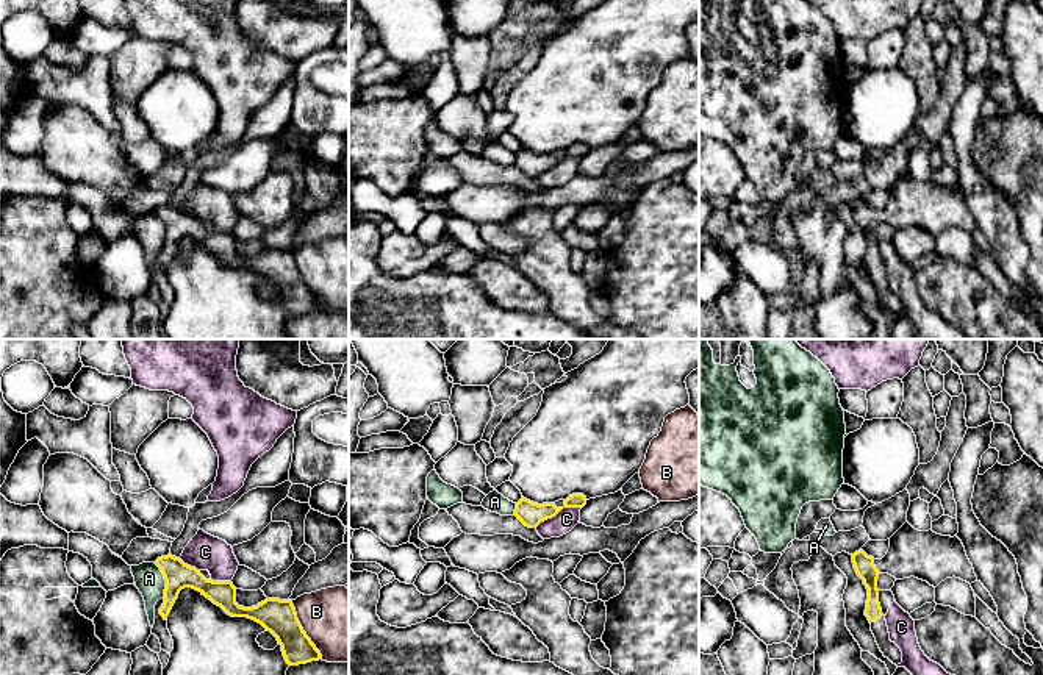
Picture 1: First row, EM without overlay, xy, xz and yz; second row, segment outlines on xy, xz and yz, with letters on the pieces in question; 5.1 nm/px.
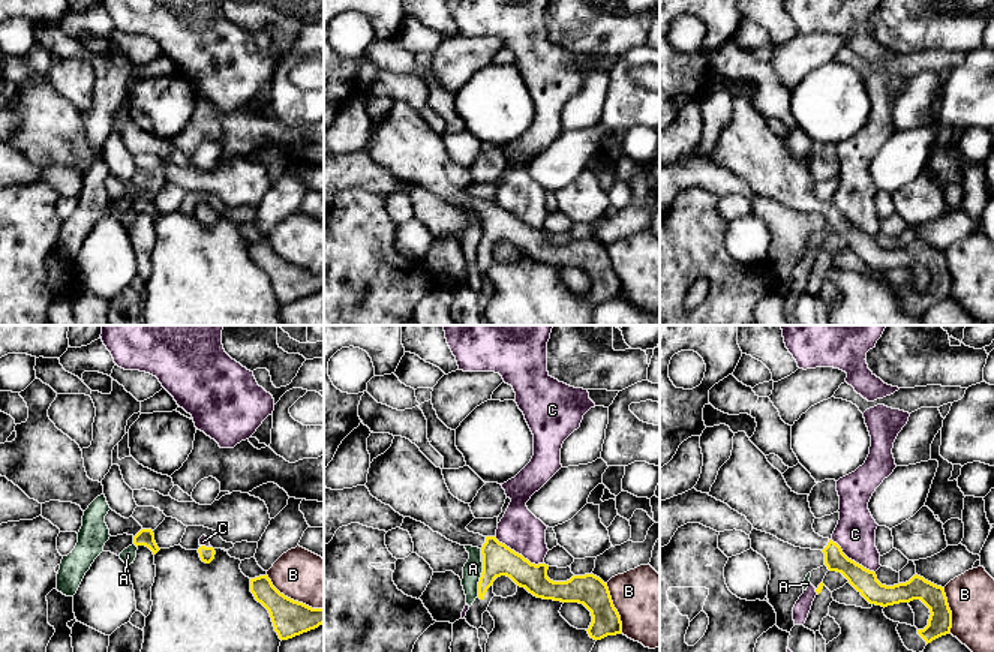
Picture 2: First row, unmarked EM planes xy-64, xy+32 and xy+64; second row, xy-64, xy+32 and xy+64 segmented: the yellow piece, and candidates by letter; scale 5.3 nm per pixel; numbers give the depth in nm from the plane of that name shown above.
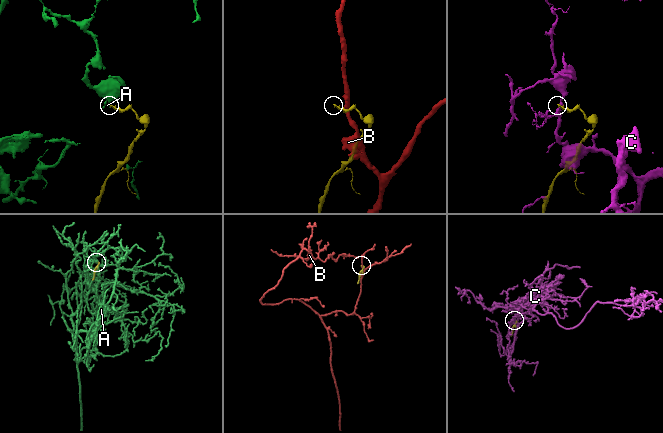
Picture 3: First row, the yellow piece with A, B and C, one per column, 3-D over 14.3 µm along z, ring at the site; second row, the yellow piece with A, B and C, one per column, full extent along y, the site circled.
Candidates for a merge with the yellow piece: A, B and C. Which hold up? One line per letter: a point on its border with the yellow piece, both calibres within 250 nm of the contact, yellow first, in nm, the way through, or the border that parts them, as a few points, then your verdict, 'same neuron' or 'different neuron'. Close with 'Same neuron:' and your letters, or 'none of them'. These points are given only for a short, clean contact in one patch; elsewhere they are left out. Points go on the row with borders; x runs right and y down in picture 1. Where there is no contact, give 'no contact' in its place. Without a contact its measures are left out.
A: meets yellow in xy at (164, 578); 140 nm thick on the yellow side, 150 nm on the other; border along xy (155, 564), (164, 580), (164, 596); different neuron
B: meets yellow in xy at (302, 630); 180 nm thick on the yellow side, 380 nm on the other; different neuron
C: meets yellow in xz at (557, 513); 120 nm thick on the yellow side, 110 nm on the other; border along xz (580, 507), (563, 507), (535, 527); different neuron
Same neuron: none of them

